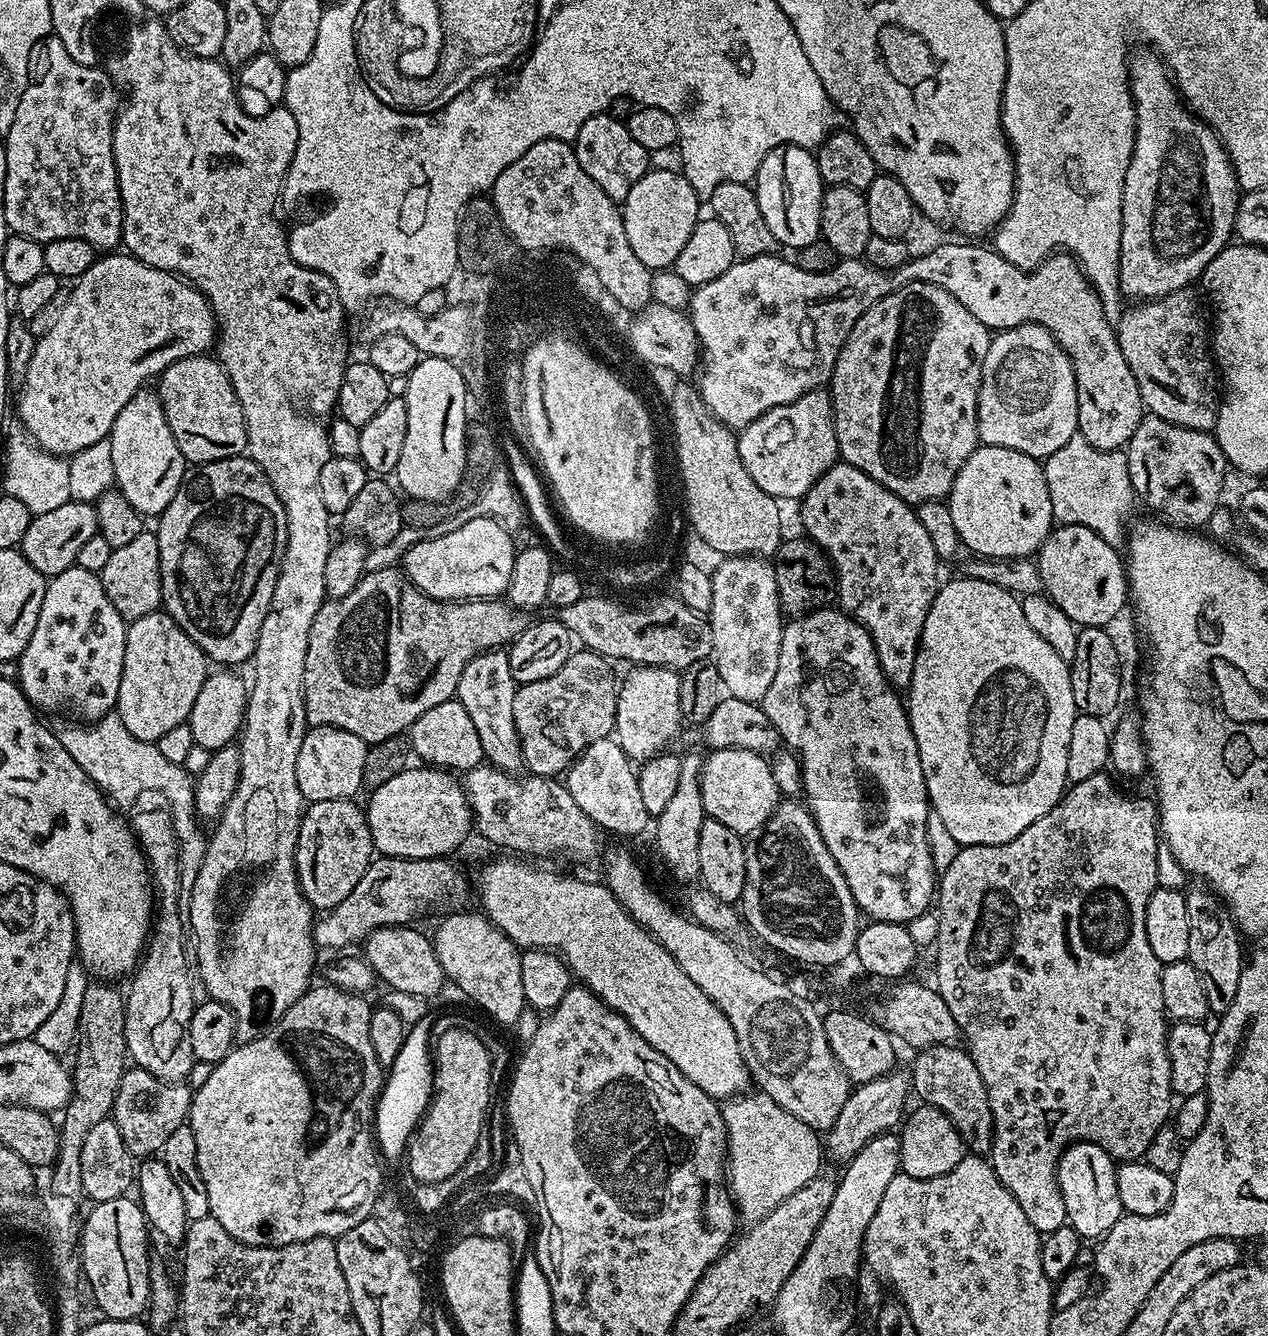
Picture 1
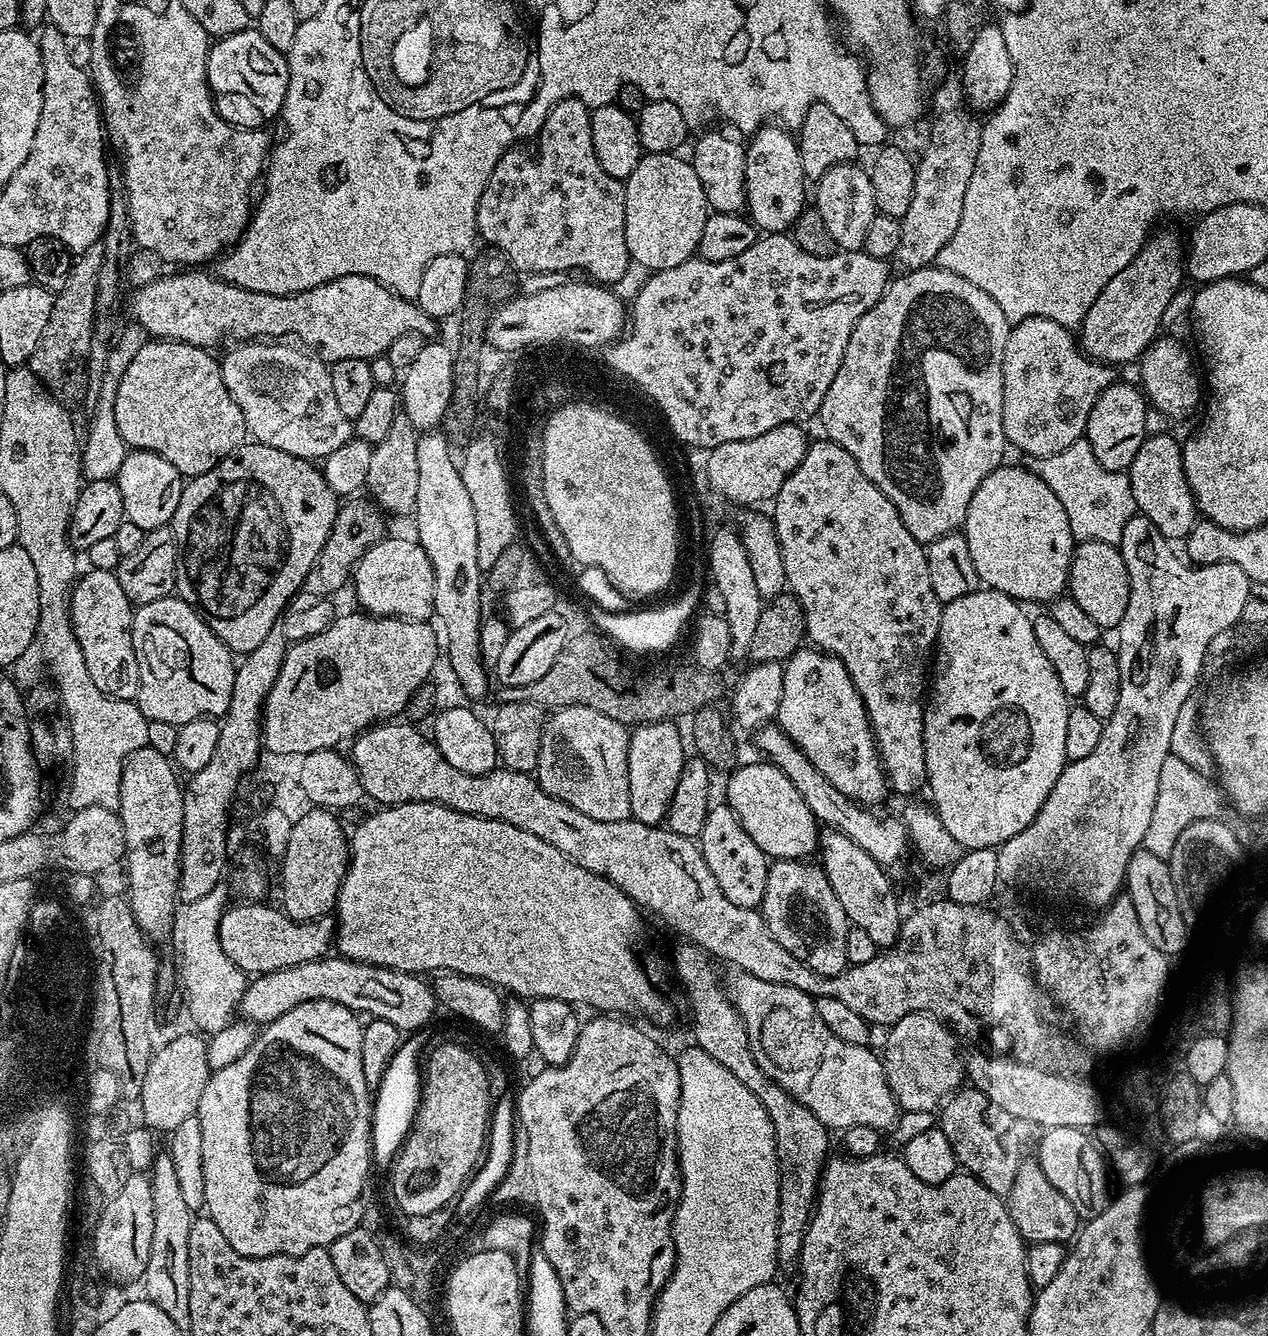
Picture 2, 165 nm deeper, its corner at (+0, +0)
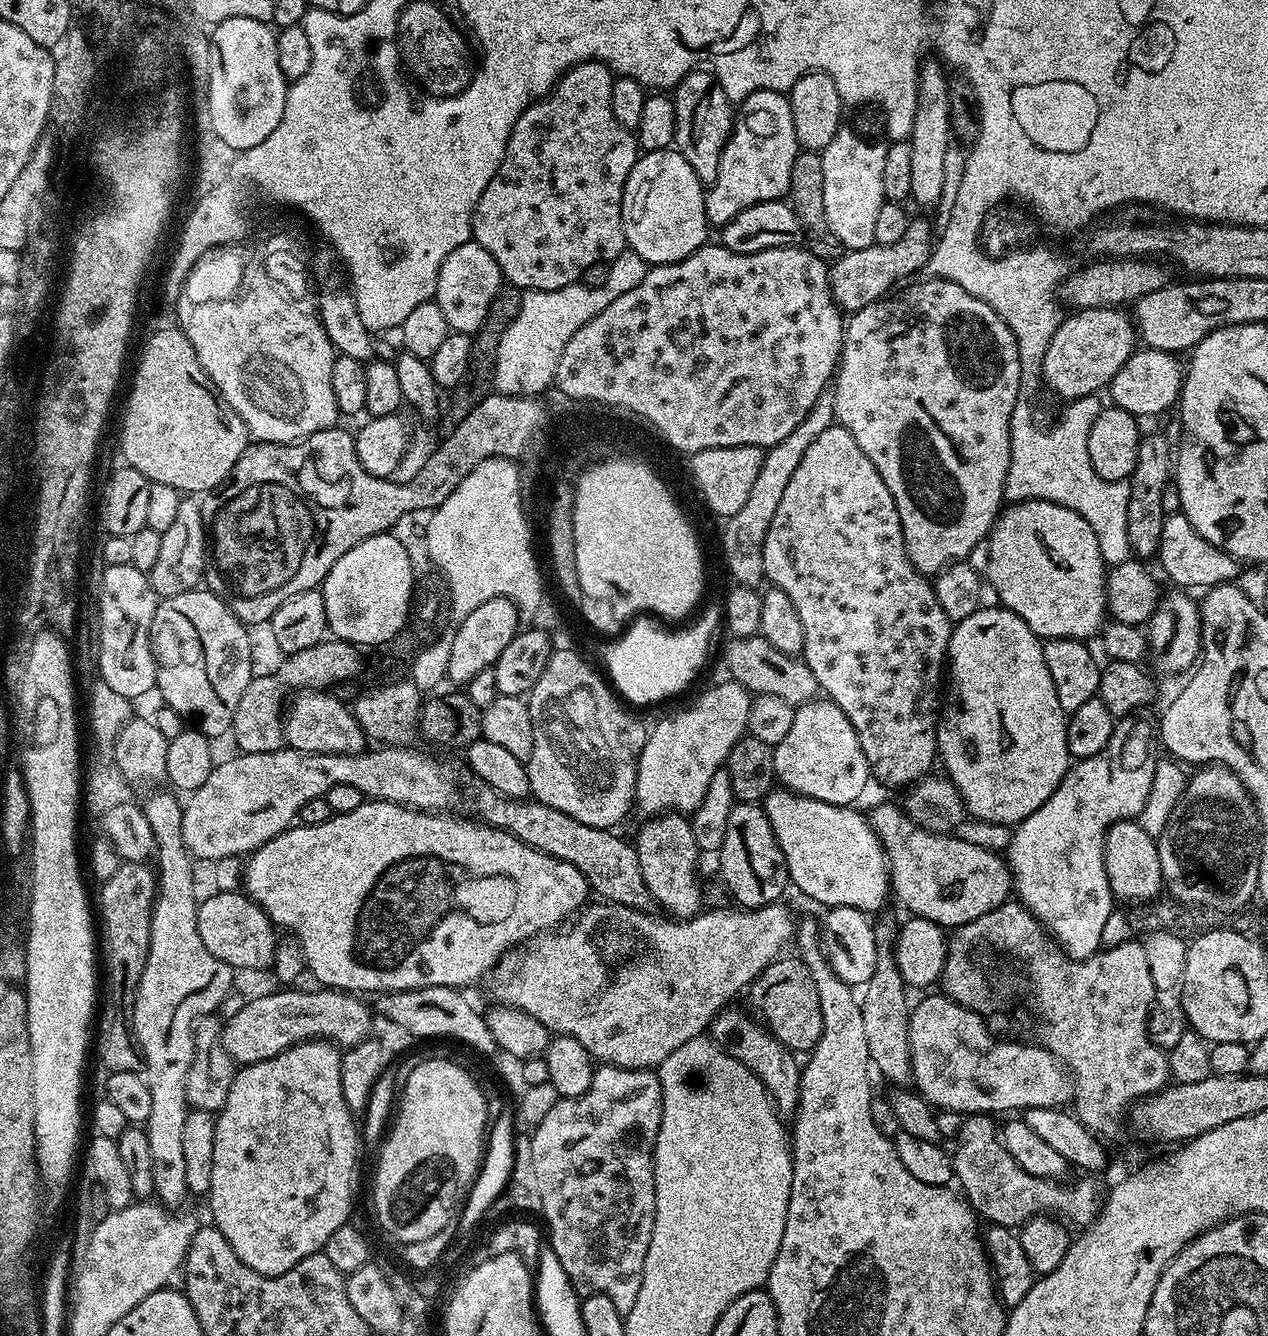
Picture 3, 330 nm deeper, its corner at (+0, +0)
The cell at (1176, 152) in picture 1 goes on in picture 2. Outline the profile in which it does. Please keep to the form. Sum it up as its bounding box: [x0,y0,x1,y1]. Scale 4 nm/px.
[1078,232,1186,366]

